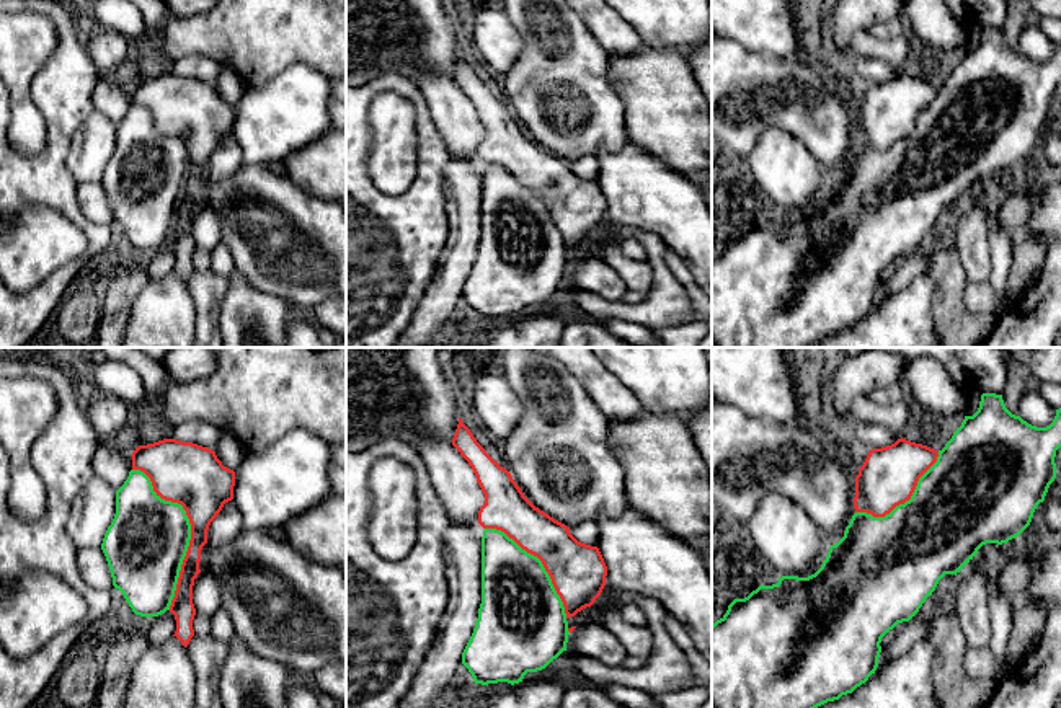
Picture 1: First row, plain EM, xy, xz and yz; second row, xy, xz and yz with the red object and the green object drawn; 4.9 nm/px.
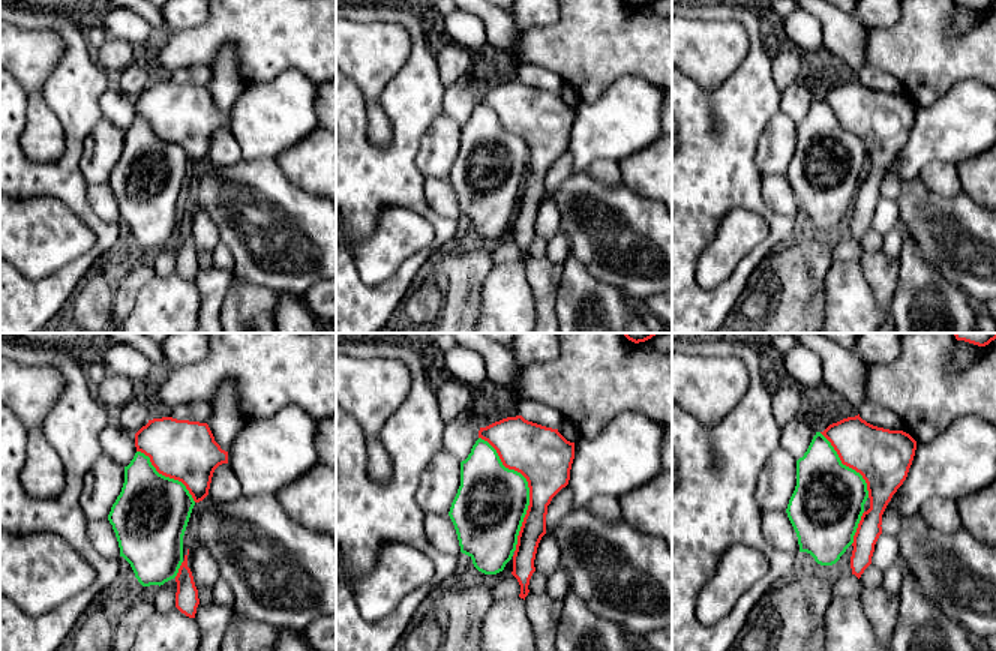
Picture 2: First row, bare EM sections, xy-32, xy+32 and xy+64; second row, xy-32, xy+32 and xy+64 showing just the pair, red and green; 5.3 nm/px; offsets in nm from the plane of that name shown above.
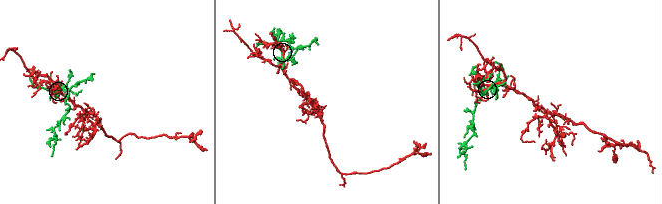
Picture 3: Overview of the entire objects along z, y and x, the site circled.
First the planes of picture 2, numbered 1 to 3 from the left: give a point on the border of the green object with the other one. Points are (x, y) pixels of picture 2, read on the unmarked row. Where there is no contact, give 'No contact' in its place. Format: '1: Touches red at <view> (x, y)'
1: Touches red at xy-32 (167, 140)
2: Touches red at xy+32 (530, 153)
3: Touches red at xy+64 (848, 129)

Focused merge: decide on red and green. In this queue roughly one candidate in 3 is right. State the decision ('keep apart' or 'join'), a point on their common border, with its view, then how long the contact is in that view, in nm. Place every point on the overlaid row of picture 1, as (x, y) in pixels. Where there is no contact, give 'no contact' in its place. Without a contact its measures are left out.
keep apart; contact xy (191, 530); length 700 nm

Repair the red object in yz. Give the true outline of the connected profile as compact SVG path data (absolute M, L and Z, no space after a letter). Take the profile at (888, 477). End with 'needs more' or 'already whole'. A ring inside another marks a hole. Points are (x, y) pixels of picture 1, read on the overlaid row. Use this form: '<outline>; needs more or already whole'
M898 439L872 449L855 476L855 512L885 517L911 499L919 478L937 462L939 450Z; already whole

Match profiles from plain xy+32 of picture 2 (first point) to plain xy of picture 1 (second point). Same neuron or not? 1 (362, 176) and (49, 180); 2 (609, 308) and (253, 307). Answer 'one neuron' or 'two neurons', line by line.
1: one neuron
2: one neuron

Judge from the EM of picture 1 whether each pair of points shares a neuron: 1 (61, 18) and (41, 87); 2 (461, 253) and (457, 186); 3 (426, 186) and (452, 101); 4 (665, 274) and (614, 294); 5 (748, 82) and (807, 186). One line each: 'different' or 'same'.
1: same
2: same
3: different
4: different
5: different

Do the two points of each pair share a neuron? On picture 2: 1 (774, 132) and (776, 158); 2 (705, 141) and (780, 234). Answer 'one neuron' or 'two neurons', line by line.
1: one neuron
2: one neuron

